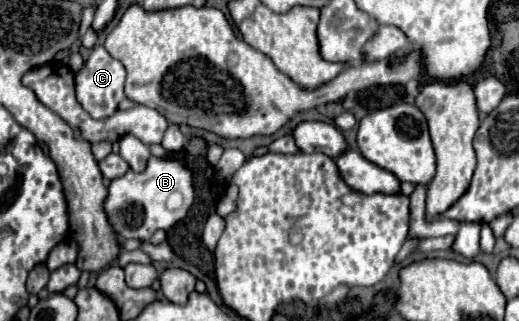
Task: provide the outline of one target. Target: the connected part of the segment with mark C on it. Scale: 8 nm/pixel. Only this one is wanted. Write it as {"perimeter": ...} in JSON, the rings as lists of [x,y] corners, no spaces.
{"perimeter":[[[94,47],[92,55],[88,57],[86,65],[82,67],[82,71],[76,75],[76,95],[78,95],[78,103],[94,117],[94,119],[104,119],[110,117],[112,113],[116,113],[118,103],[124,99],[124,79],[126,79],[126,71],[124,65],[120,61],[116,61],[104,47]]]}

